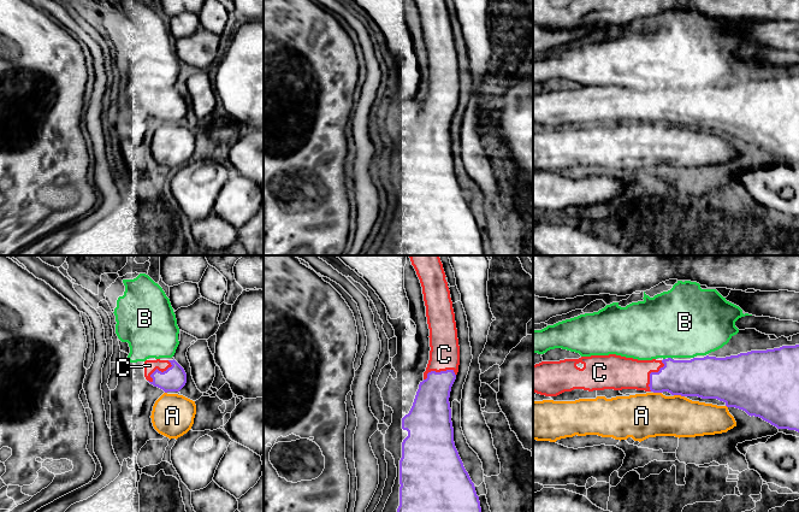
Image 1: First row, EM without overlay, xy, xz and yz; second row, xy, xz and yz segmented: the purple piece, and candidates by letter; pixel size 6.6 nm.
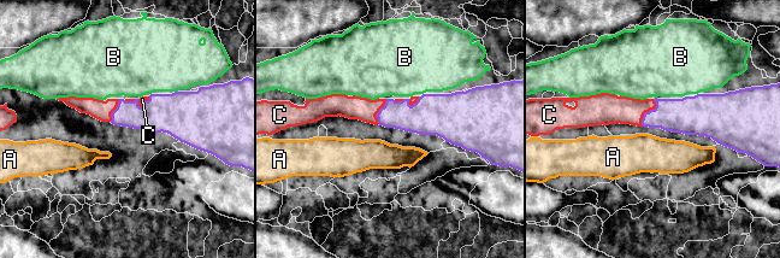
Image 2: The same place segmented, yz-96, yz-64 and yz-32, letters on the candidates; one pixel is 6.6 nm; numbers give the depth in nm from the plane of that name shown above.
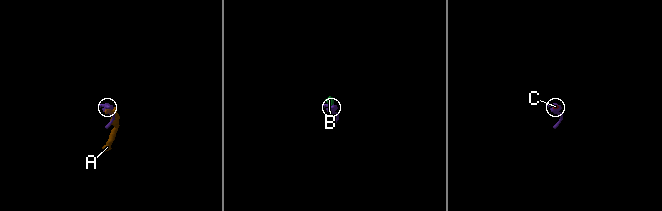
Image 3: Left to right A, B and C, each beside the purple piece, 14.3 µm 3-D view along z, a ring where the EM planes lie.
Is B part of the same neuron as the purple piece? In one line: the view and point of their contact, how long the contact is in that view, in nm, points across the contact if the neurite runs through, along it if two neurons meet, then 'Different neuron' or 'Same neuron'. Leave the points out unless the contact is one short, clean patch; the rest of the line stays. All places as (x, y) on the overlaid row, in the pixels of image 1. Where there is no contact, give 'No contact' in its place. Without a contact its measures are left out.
Touches purple at yz (670, 358). Shared border 40 nm. Different neuron

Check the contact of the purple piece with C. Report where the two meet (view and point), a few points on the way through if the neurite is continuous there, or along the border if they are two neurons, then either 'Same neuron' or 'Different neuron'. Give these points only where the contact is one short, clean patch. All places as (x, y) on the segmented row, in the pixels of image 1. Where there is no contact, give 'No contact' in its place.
Touches purple at xz (438, 372). Path across: xz (431, 408), (438, 372), (443, 366), (444, 354). Same neuron

